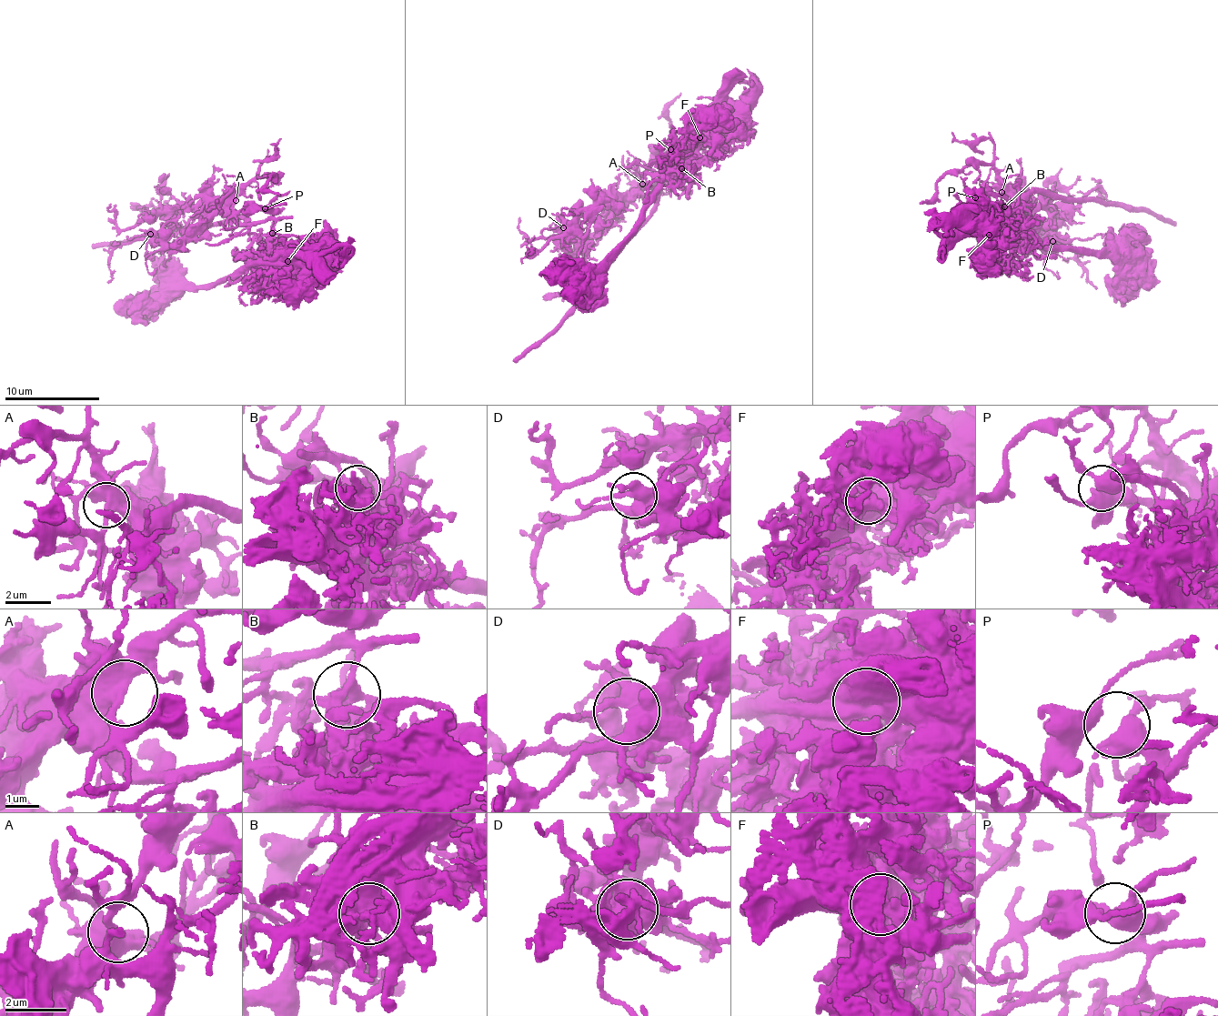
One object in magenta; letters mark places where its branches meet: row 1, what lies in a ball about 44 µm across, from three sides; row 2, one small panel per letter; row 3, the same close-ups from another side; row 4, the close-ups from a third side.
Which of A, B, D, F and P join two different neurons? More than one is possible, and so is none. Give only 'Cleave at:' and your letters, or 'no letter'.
Cleave at: B, F

